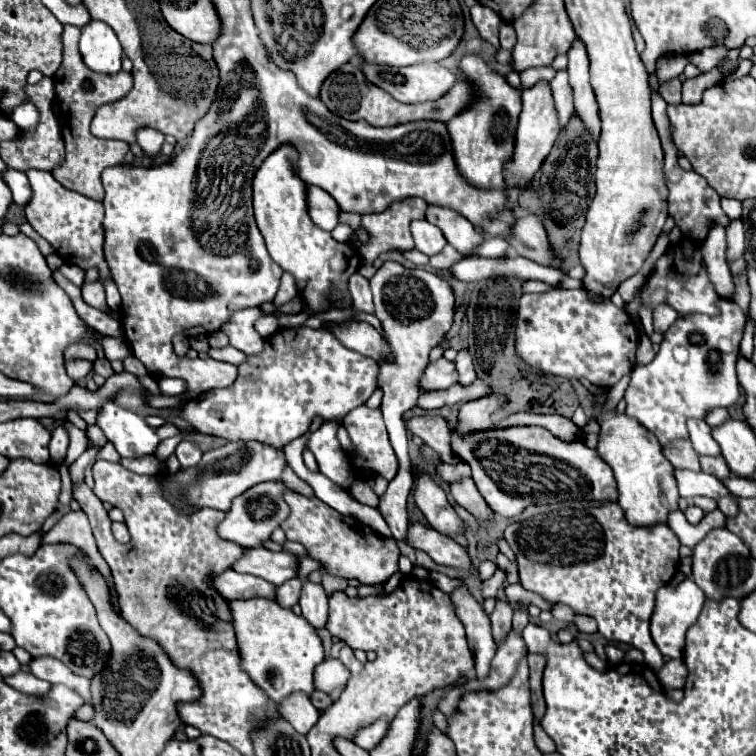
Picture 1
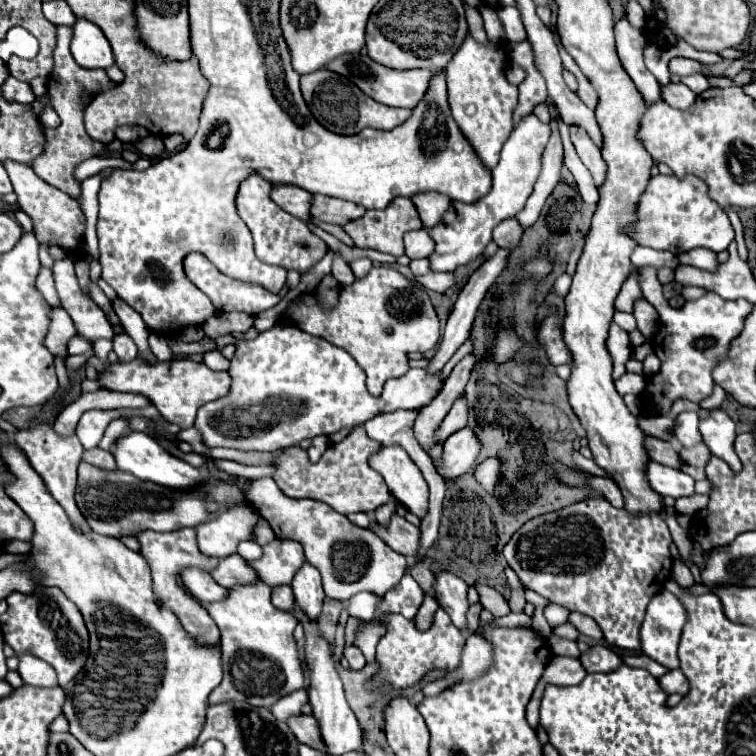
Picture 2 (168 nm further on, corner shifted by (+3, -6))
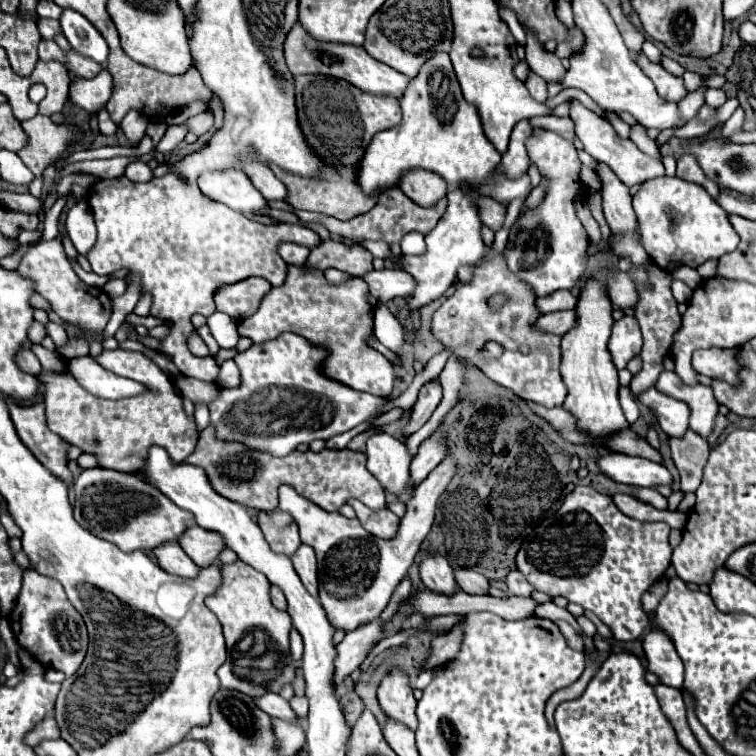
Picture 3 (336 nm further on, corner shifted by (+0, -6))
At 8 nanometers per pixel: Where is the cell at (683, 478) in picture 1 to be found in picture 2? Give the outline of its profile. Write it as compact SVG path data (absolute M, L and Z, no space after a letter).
M648 463L646 467L646 479L650 483L650 487L658 493L658 495L670 495L674 499L678 497L686 497L694 493L694 479L684 475L680 469L672 469L672 467L664 467L660 463Z

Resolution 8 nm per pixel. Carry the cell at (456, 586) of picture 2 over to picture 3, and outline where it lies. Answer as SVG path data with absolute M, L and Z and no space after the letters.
M431 555L431 557L423 559L419 573L421 573L421 581L425 583L425 587L433 593L455 595L459 589L455 583L453 569L451 569L449 561L443 559L441 555Z

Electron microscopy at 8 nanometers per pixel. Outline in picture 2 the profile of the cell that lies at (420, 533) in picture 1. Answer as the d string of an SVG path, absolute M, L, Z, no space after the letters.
M392 515L390 523L384 527L380 523L370 523L370 529L394 551L412 557L418 551L418 541L420 541L420 531L412 523L408 523L400 515Z

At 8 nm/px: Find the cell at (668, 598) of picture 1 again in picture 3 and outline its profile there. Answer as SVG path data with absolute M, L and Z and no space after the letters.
M651 629L643 637L643 649L647 655L647 669L659 675L661 683L681 689L683 685L683 663L665 631Z

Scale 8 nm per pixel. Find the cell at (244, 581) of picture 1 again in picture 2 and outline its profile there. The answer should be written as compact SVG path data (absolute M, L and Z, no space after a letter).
M184 567L180 573L184 585L202 601L220 601L224 595L228 595L228 589L216 585L216 581L210 577L208 571L200 571L198 567Z

